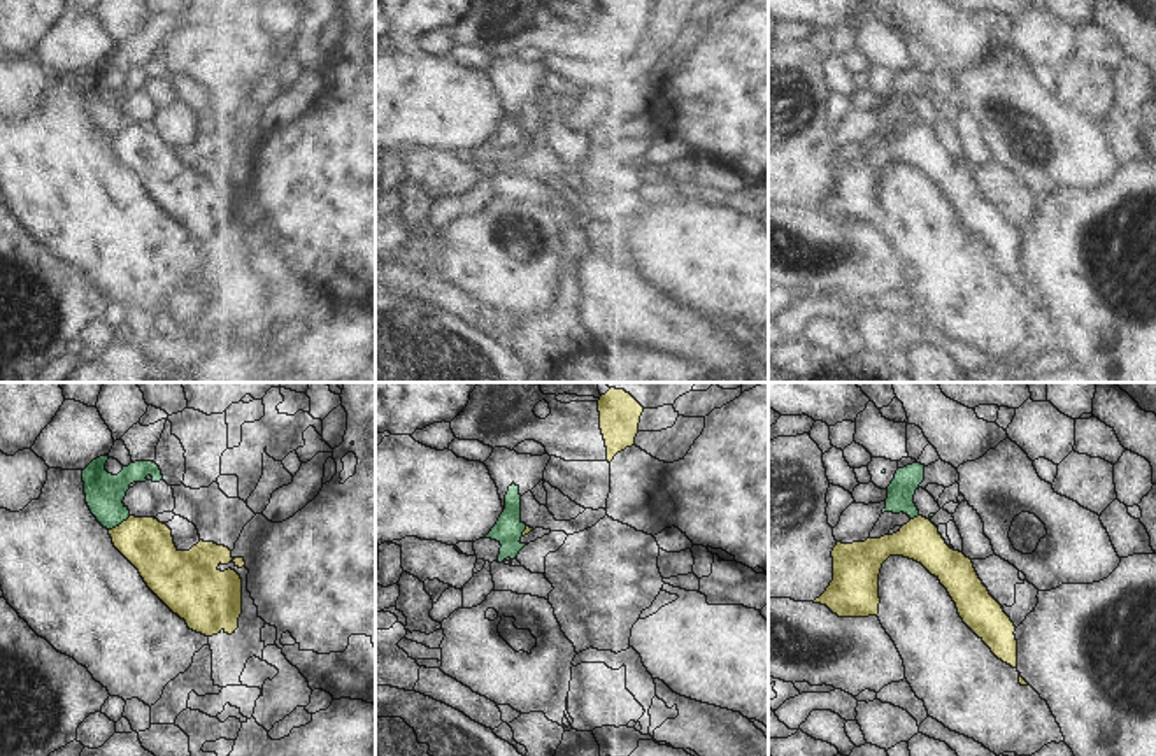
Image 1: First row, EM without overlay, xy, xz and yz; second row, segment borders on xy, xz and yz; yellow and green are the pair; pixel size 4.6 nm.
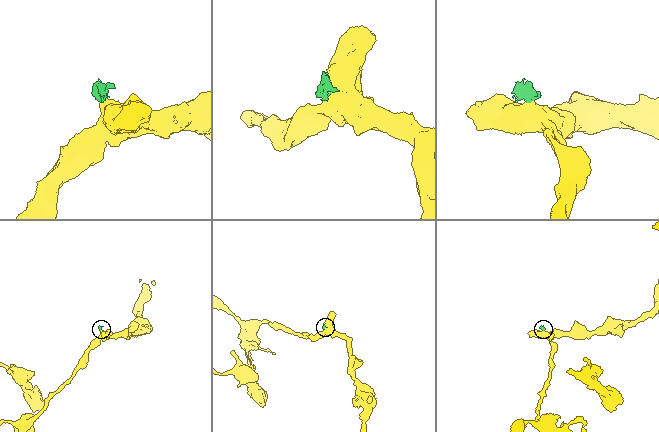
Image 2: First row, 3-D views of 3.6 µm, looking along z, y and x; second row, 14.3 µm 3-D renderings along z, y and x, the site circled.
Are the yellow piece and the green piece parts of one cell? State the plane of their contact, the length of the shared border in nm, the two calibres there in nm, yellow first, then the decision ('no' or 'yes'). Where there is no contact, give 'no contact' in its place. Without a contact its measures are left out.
contact in xy; length 120 nm; calibres 240 and 180 nm; no

